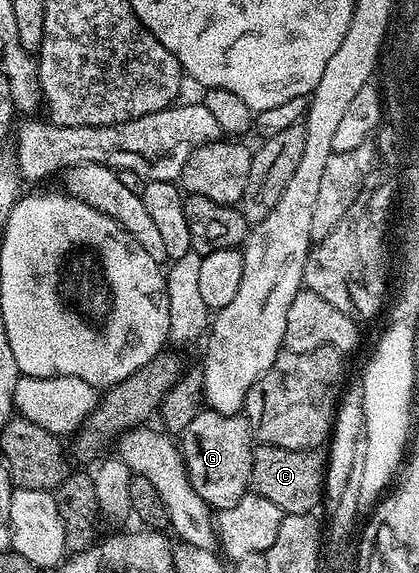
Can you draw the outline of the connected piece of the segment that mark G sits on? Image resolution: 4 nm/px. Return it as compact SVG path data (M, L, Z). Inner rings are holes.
M203 410L188 422L180 434L182 460L186 463L188 478L211 509L221 510L236 506L251 487L250 475L254 461L255 437L245 415L225 416L213 410Z

